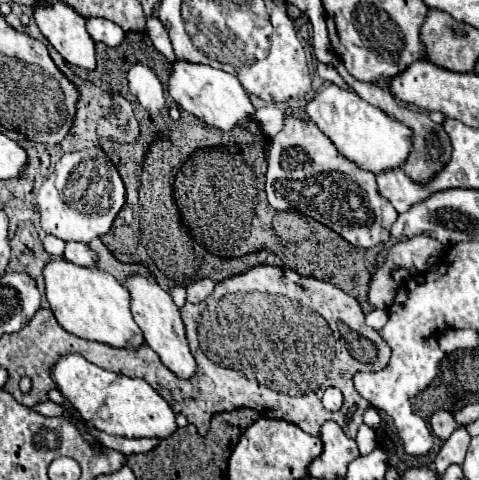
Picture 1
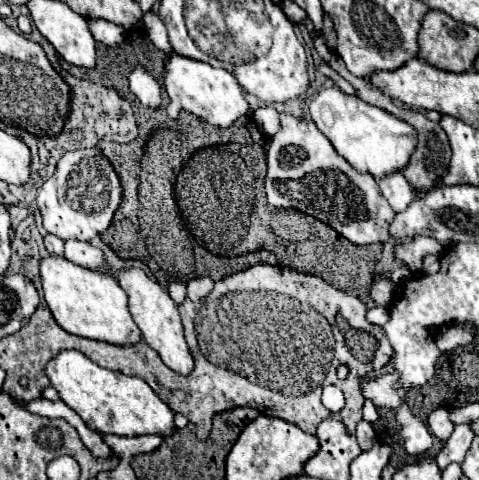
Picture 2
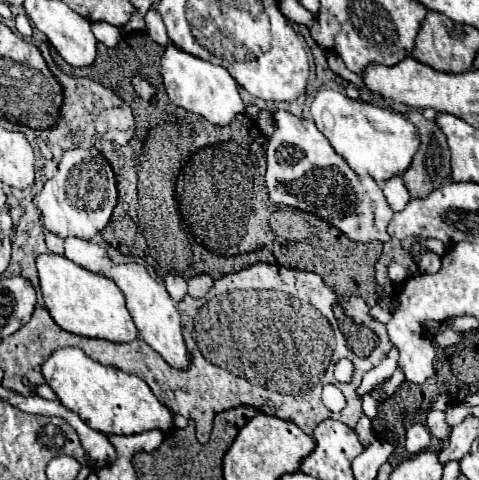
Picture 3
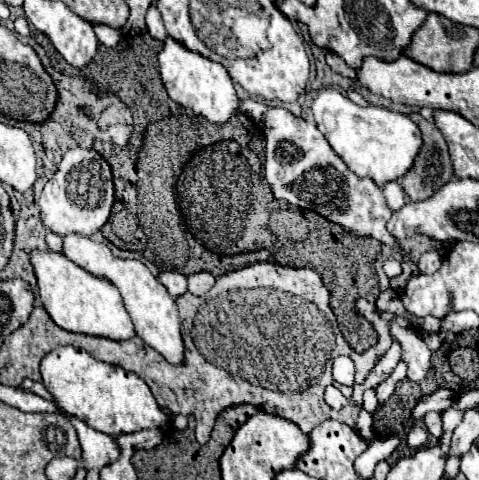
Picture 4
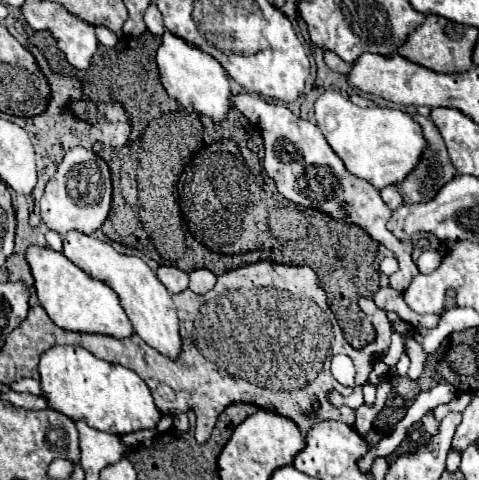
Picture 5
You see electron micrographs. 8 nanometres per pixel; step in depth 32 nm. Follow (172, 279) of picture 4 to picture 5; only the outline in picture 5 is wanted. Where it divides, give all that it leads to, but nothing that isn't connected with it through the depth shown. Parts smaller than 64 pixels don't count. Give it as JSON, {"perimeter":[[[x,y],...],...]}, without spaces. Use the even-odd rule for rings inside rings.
{"perimeter":[[[160,264],[156,270],[156,276],[174,294],[182,292],[188,286],[188,274],[174,264]]]}

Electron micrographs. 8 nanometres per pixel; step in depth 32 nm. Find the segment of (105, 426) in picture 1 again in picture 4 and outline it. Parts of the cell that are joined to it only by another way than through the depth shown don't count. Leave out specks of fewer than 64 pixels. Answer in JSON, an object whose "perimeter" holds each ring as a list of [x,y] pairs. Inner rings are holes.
{"perimeter":[[[58,346],[40,362],[42,384],[52,394],[54,404],[68,416],[84,420],[90,428],[110,436],[130,434],[146,428],[158,428],[168,414],[158,408],[150,388],[134,372],[96,360],[76,346]]]}

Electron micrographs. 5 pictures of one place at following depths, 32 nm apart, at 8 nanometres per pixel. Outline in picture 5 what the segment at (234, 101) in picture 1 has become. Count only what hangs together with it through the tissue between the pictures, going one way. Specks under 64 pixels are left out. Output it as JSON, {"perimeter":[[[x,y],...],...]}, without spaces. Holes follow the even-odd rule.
{"perimeter":[[[164,32],[160,46],[156,50],[156,64],[160,70],[160,80],[166,92],[178,100],[184,108],[192,108],[198,114],[206,114],[212,120],[224,120],[230,110],[230,86],[226,78],[226,70],[204,50],[192,46],[188,40],[174,36],[172,32]]]}

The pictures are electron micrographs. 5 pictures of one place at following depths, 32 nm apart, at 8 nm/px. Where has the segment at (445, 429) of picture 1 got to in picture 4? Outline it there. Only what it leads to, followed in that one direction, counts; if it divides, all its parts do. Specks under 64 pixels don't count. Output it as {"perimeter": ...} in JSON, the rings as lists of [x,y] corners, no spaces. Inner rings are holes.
{"perimeter":[[[428,412],[426,418],[424,418],[424,424],[426,424],[426,430],[432,434],[432,436],[440,436],[442,432],[442,420],[436,412]]]}

